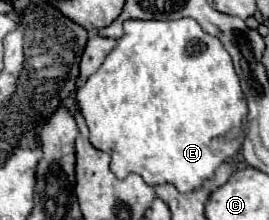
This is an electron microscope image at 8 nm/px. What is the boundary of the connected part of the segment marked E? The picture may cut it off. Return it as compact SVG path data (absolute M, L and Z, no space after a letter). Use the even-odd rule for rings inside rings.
M189 17L177 21L131 19L123 23L123 29L125 35L103 65L75 91L75 107L91 131L89 141L99 151L111 155L111 171L117 179L137 173L151 187L171 183L181 193L195 191L213 179L215 169L233 157L243 143L247 103L231 57L217 37L207 35Z

